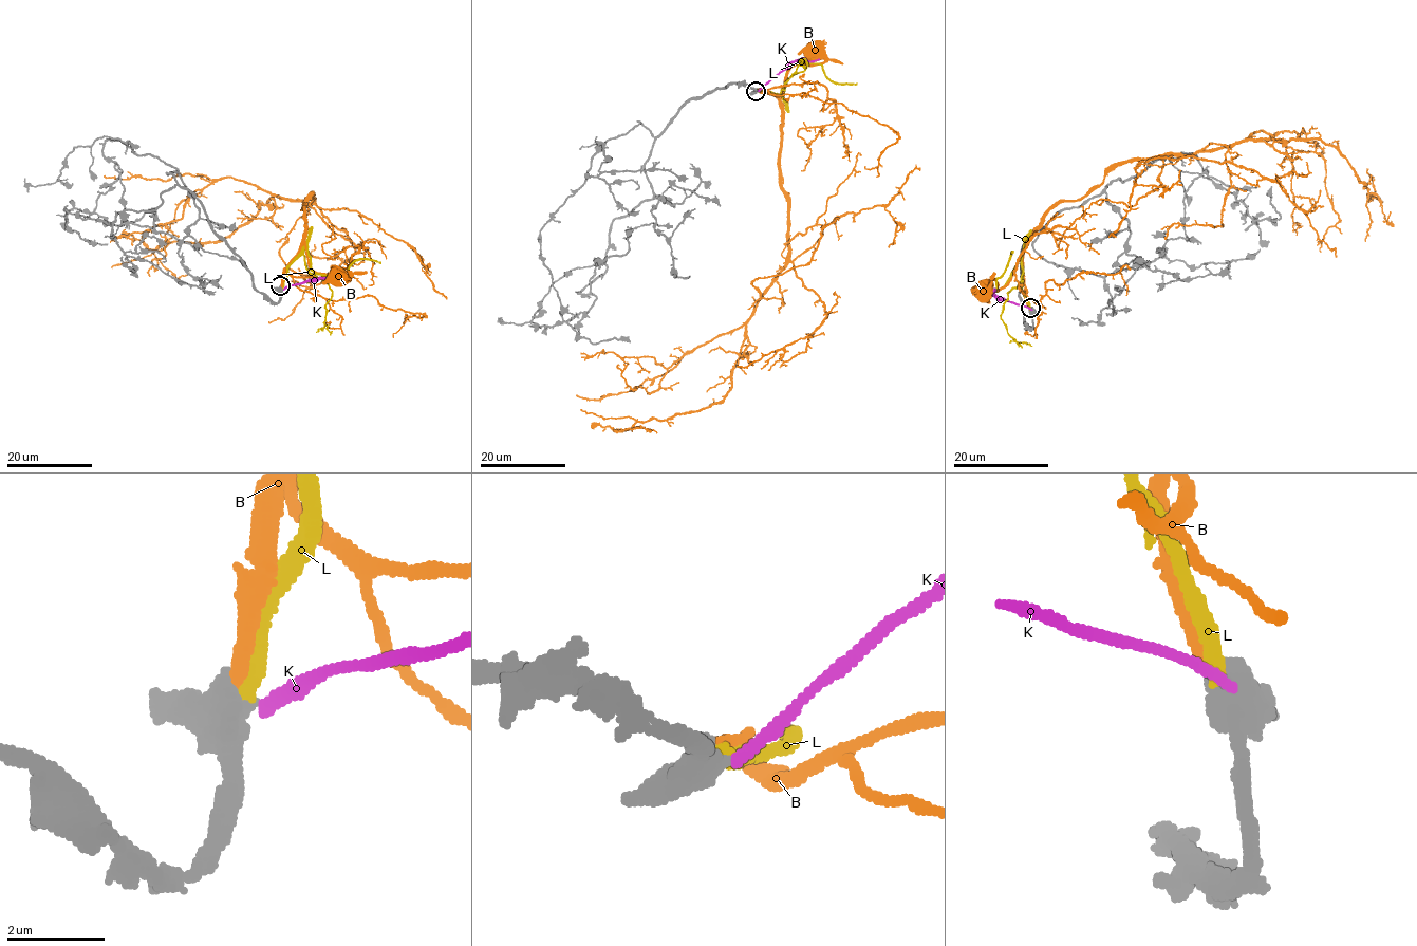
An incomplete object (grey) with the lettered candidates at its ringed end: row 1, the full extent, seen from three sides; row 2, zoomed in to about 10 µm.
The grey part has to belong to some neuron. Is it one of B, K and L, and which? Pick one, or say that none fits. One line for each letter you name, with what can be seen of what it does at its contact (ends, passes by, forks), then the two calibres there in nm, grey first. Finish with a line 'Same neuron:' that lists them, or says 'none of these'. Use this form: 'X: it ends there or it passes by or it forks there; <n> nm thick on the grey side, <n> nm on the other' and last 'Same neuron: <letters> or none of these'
B: it ends there; 750 nm thick on the grey side, 360 nm on the other
Same neuron: B

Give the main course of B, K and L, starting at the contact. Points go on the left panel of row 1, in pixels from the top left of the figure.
B: (280, 286), (284, 269), (303, 244), (309, 266), (317, 273), (349, 273), (336, 275)
K: (283, 288), (315, 278), (343, 280)
L: (281, 288), (289, 265), (305, 248), (311, 270), (323, 275), (343, 274), (360, 259), (380, 263)

